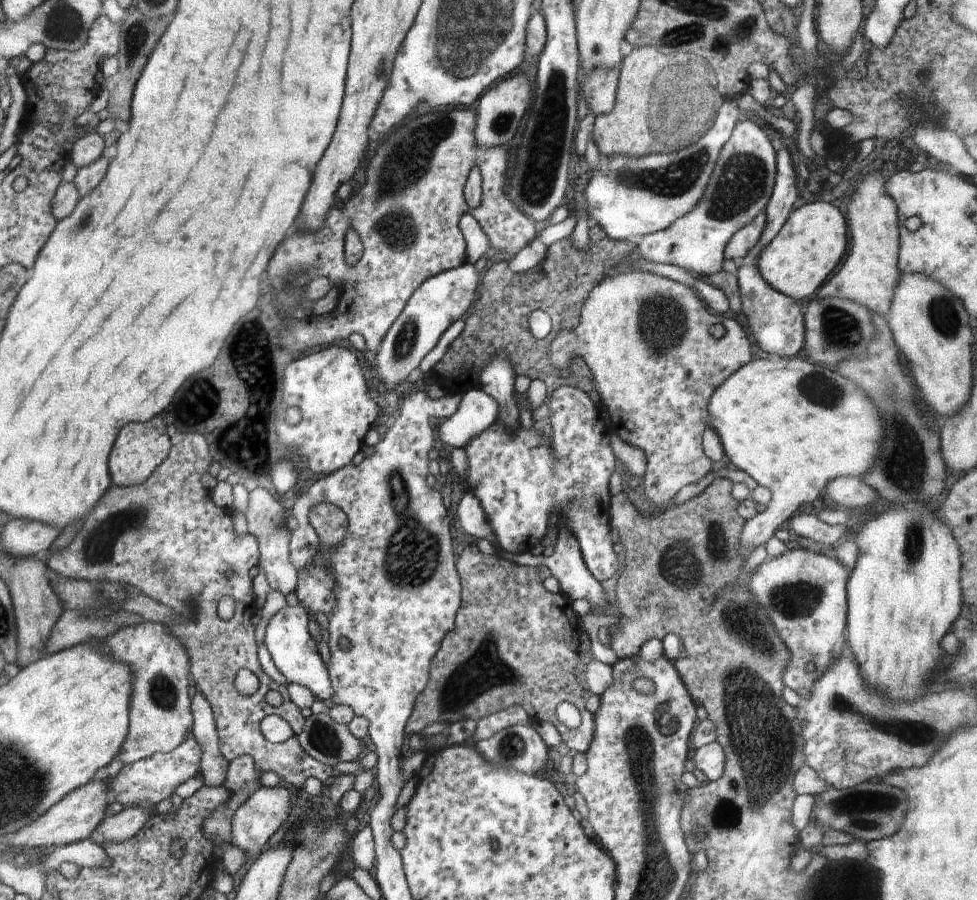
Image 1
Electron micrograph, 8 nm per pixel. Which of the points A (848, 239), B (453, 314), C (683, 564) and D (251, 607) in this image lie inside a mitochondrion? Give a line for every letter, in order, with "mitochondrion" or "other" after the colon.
A: other
B: other
C: mitochondrion
D: other

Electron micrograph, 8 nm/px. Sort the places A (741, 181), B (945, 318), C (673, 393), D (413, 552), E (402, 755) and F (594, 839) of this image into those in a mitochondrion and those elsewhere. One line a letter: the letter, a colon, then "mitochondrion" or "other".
A: mitochondrion
B: mitochondrion
C: other
D: mitochondrion
E: other
F: other

